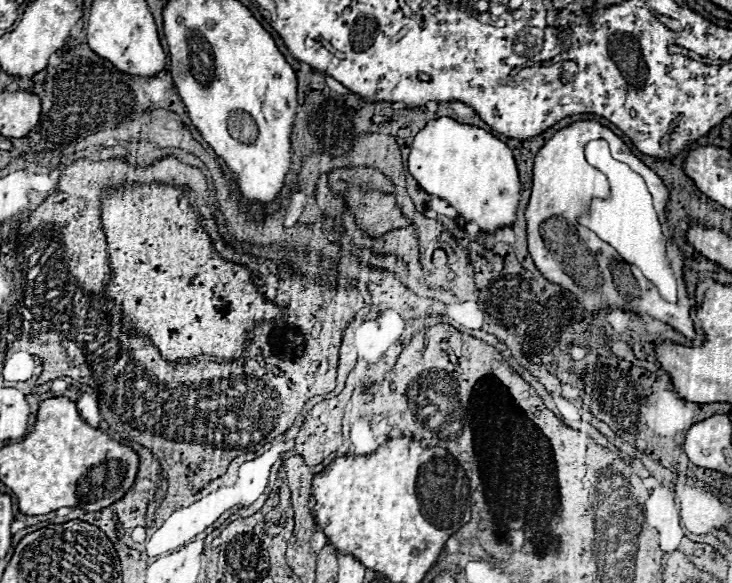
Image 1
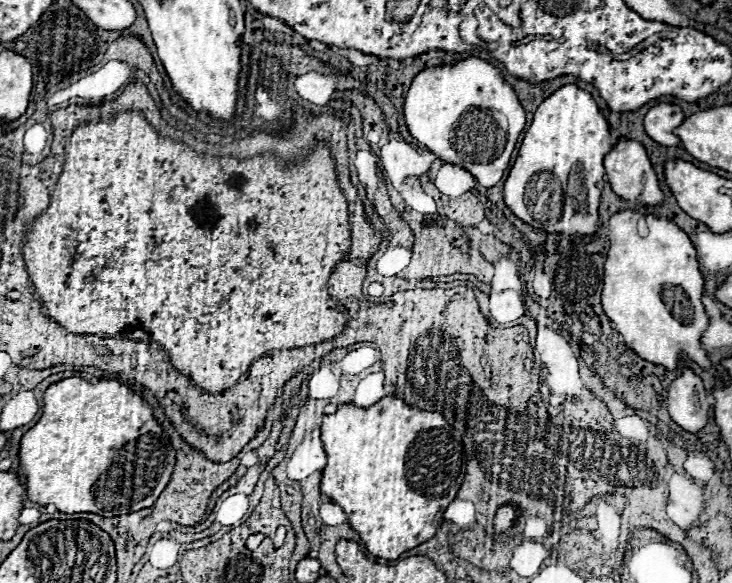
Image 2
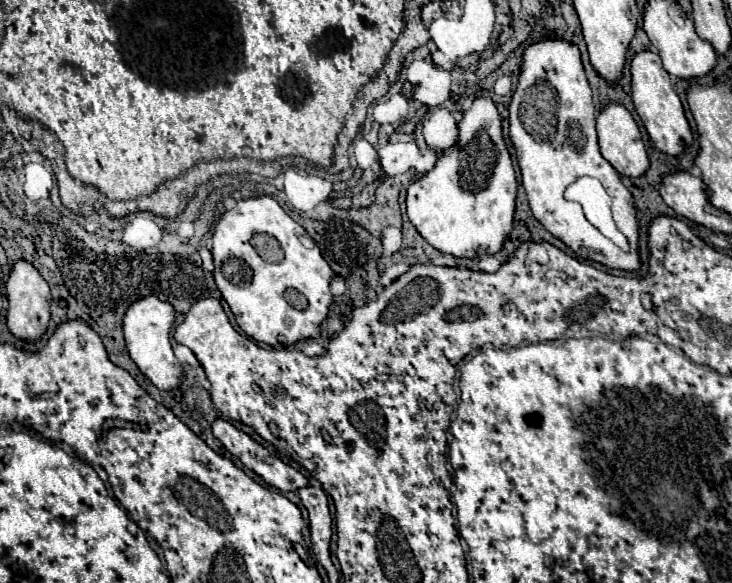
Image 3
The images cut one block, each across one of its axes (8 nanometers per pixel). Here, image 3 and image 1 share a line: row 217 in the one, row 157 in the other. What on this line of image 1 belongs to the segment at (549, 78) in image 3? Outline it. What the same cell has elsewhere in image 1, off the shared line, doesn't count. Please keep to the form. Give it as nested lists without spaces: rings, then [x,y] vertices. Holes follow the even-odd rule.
[[[580,120],[574,122],[546,140],[546,144],[538,150],[534,158],[534,176],[532,176],[532,194],[526,206],[526,236],[528,236],[528,250],[536,268],[554,284],[578,294],[580,304],[588,310],[604,310],[608,304],[616,308],[632,308],[634,312],[648,314],[660,322],[670,324],[674,330],[684,334],[686,338],[694,338],[694,322],[690,318],[690,302],[686,294],[686,284],[682,272],[676,272],[678,280],[678,302],[666,302],[656,286],[652,286],[636,266],[626,264],[616,250],[612,250],[606,242],[602,242],[592,230],[584,228],[576,222],[580,214],[584,214],[584,206],[592,198],[607,198],[610,194],[606,176],[596,170],[584,158],[584,146],[590,140],[606,140],[610,144],[612,156],[624,164],[630,164],[636,174],[640,174],[648,186],[648,192],[654,200],[654,208],[660,214],[660,222],[668,224],[666,218],[666,202],[668,190],[662,180],[642,164],[630,148],[606,126],[598,124],[596,120]]]

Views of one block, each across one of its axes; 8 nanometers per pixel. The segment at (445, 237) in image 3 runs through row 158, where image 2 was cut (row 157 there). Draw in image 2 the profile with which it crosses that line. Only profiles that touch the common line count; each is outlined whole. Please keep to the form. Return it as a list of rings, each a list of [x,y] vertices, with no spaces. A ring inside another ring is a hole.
[[[468,58],[454,66],[422,70],[414,78],[410,90],[406,92],[406,102],[404,102],[404,122],[412,138],[424,144],[442,162],[456,164],[468,170],[484,188],[492,188],[502,180],[504,170],[510,164],[510,156],[514,152],[518,136],[524,128],[524,120],[526,120],[524,110],[514,90],[500,76],[500,70],[480,58]]]

